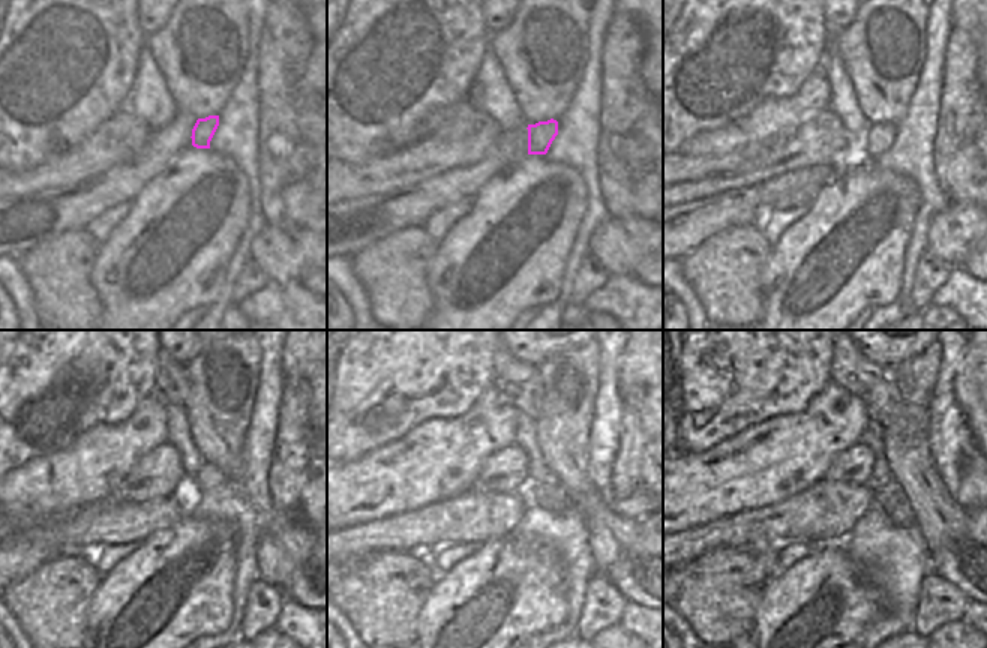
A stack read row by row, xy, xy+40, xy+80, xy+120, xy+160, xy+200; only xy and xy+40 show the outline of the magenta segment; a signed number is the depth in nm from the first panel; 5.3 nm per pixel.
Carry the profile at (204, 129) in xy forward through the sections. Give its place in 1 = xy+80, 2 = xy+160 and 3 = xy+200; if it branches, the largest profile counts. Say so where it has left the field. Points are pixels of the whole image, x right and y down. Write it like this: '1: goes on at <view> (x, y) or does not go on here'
1: goes on at xy+80 (879, 137)
2: goes on at xy+160 (549, 494)
3: goes on at xy+200 (890, 497)

